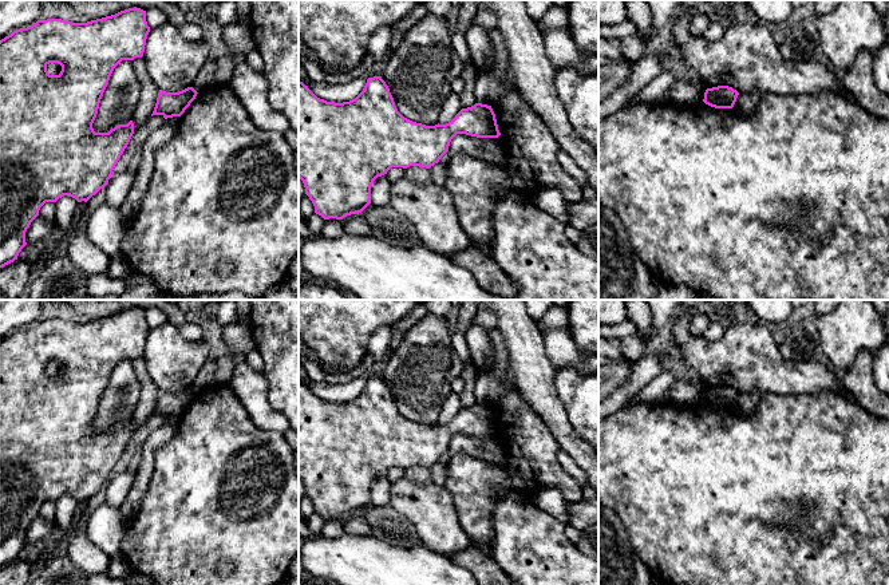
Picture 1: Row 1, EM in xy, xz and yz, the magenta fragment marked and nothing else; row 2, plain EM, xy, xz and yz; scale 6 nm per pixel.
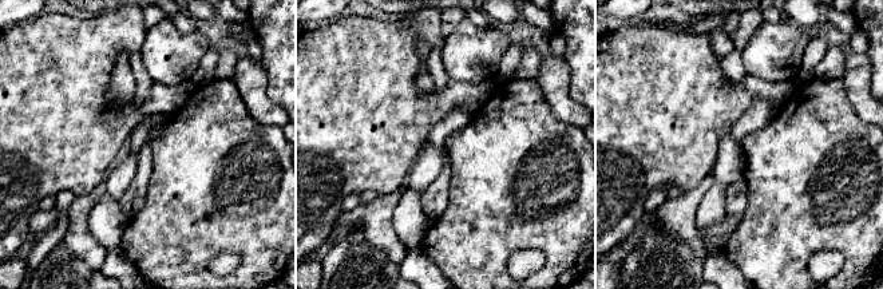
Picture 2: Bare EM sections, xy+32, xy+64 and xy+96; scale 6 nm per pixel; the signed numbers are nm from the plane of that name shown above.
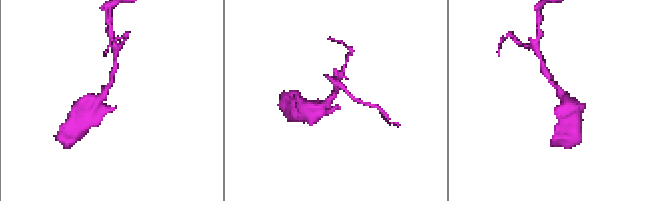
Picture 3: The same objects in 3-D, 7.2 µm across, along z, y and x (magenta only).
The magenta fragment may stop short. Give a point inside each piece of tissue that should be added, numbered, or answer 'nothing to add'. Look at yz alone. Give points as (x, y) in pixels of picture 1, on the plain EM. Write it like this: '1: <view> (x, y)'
nothing to add

